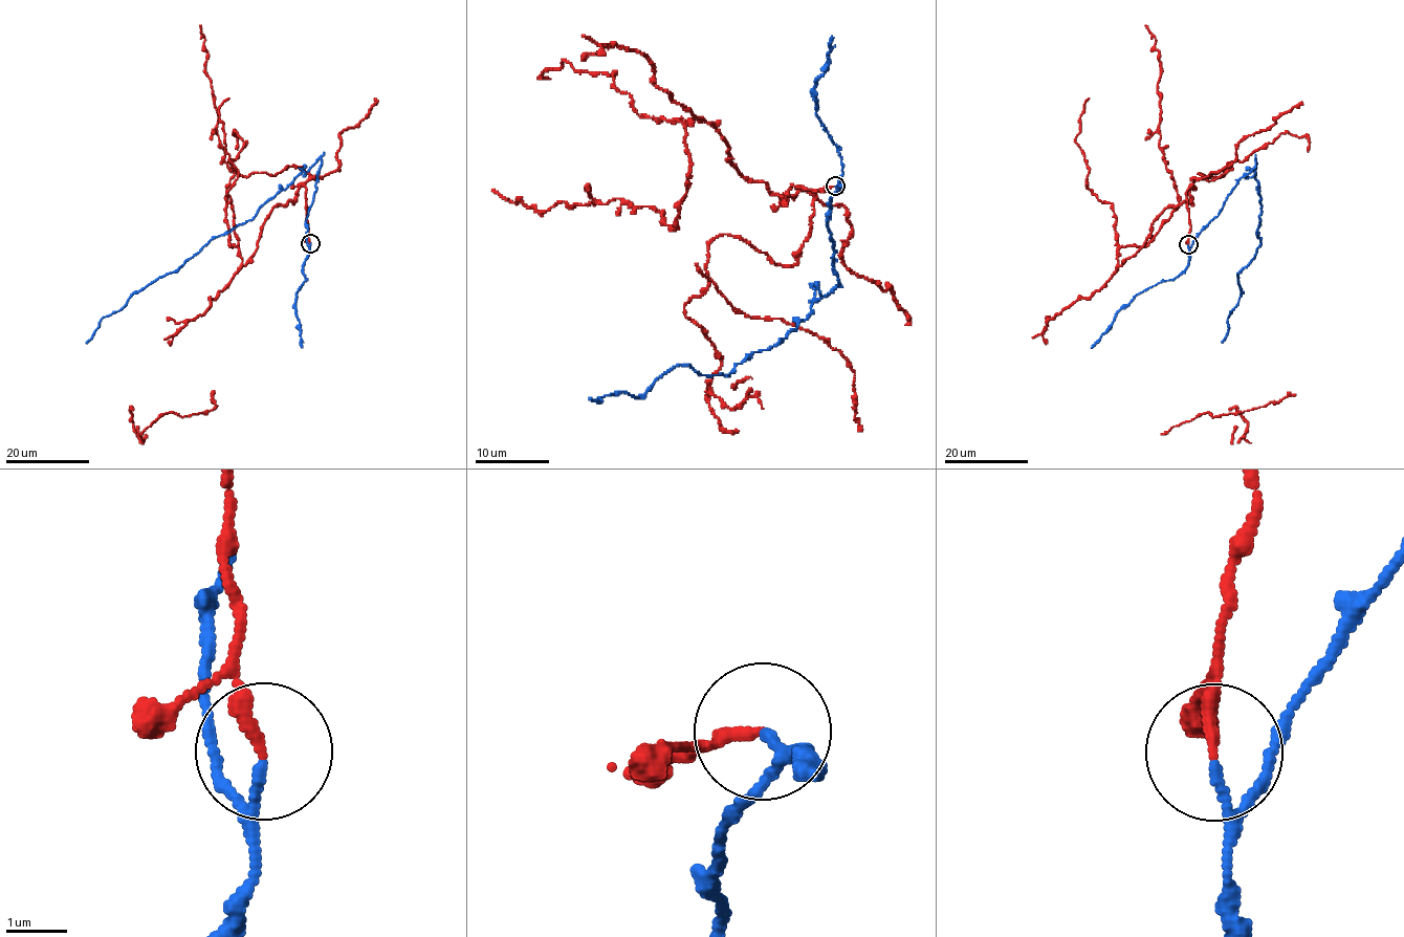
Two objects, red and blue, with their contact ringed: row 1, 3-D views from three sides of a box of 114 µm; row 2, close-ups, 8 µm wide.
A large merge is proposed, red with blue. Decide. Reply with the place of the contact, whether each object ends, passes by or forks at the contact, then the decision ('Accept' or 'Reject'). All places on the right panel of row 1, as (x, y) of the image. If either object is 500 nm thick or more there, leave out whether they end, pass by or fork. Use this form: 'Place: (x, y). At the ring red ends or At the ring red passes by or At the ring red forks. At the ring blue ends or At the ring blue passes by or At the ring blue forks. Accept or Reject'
Place: (1188, 244). At the ring red ends. At the ring blue passes by. Reject

